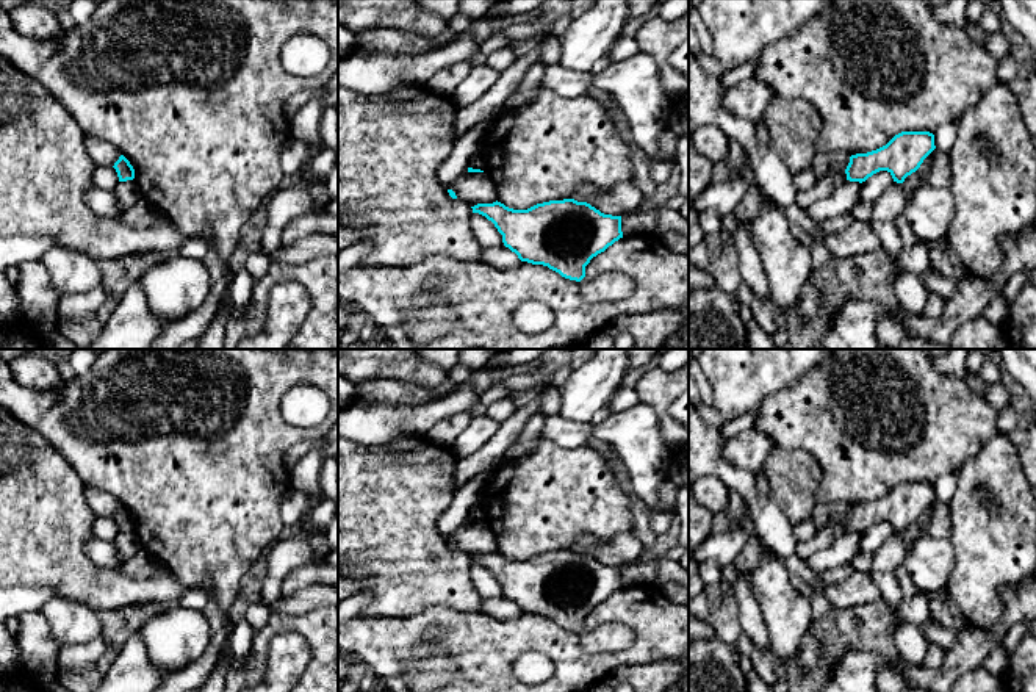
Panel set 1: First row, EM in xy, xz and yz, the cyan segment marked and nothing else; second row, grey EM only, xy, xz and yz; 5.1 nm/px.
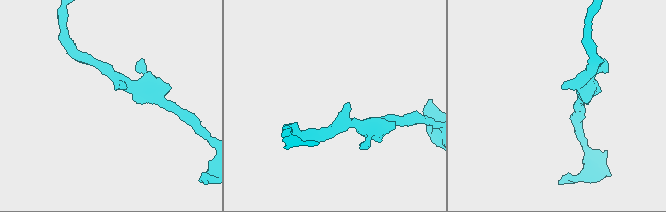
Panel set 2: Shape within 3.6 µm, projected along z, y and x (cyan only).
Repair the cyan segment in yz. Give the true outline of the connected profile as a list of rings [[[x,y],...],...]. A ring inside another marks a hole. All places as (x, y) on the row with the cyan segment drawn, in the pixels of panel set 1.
[[[901,132],[876,150],[851,155],[845,169],[847,180],[862,183],[873,174],[887,171],[894,182],[903,183],[934,149],[933,133]]]

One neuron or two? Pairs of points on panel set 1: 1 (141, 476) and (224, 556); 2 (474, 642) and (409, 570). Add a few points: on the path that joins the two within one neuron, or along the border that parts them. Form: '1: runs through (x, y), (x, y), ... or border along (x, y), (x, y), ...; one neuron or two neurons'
1: runs through (161, 493), (204, 536); one neuron
2: border along (476, 611), (456, 611), (429, 605), (406, 617); two neurons

